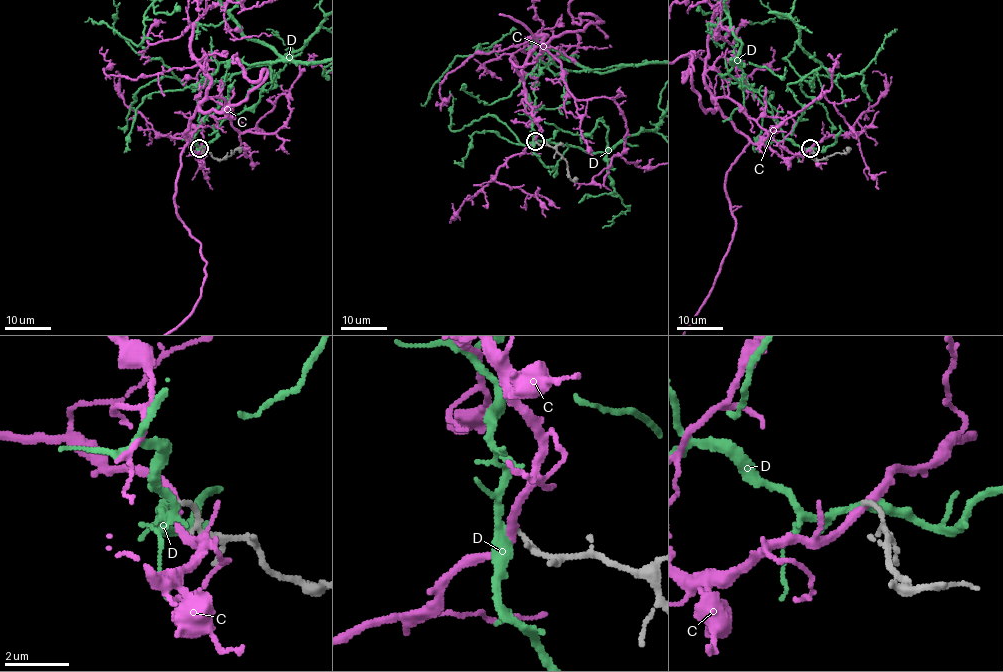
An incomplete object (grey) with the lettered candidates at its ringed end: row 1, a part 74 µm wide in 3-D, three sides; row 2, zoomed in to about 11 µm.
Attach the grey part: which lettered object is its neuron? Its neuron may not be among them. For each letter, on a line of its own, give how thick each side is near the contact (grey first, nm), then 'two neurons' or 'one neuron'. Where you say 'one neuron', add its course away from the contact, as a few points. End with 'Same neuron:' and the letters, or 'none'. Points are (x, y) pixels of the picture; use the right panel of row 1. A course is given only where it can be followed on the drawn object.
C: calibres 150 and 280 nm; two neurons
D: calibres 140 and 300 nm; one neuron
Same neuron: D

